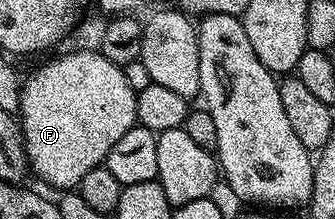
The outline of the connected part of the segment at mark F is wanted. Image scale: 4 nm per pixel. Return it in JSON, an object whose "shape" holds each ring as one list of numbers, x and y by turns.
{"shape":[[81,49,78,53,65,53,62,57,57,57,54,61,49,61,46,65,41,65,34,71,33,77,24,78,21,88,21,108,19,110,19,120,21,123,21,134,25,137,25,153,29,156,29,167,32,176,38,177,41,181,46,181,49,185,54,185,57,191,73,191,80,186,83,175,87,175,87,171,94,169,96,165,104,162,105,156,111,151,111,147,115,147,115,143,119,143,119,139,123,139,123,135,127,135,127,131,131,131,137,124,137,93,131,87,131,83,127,83,125,71,122,66,111,63,111,59,107,59,99,51,93,53,89,49]]}

